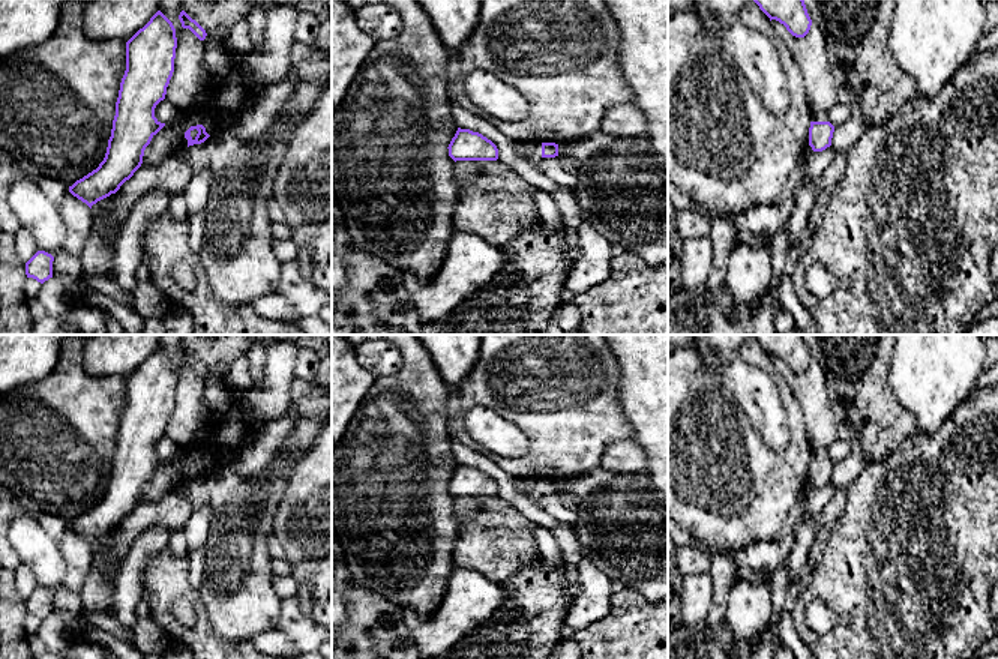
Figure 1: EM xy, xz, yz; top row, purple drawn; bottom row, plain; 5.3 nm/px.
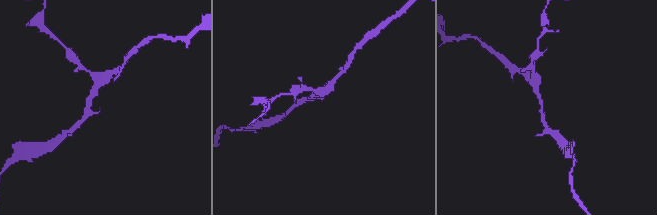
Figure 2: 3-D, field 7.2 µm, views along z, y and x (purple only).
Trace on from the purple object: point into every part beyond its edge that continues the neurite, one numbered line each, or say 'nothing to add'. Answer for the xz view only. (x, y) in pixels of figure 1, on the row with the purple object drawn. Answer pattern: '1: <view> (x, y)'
1: xz (533, 149)

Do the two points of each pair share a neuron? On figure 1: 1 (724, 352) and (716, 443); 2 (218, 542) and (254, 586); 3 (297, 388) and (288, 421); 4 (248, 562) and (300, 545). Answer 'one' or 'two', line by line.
1: two
2: one
3: one
4: two

